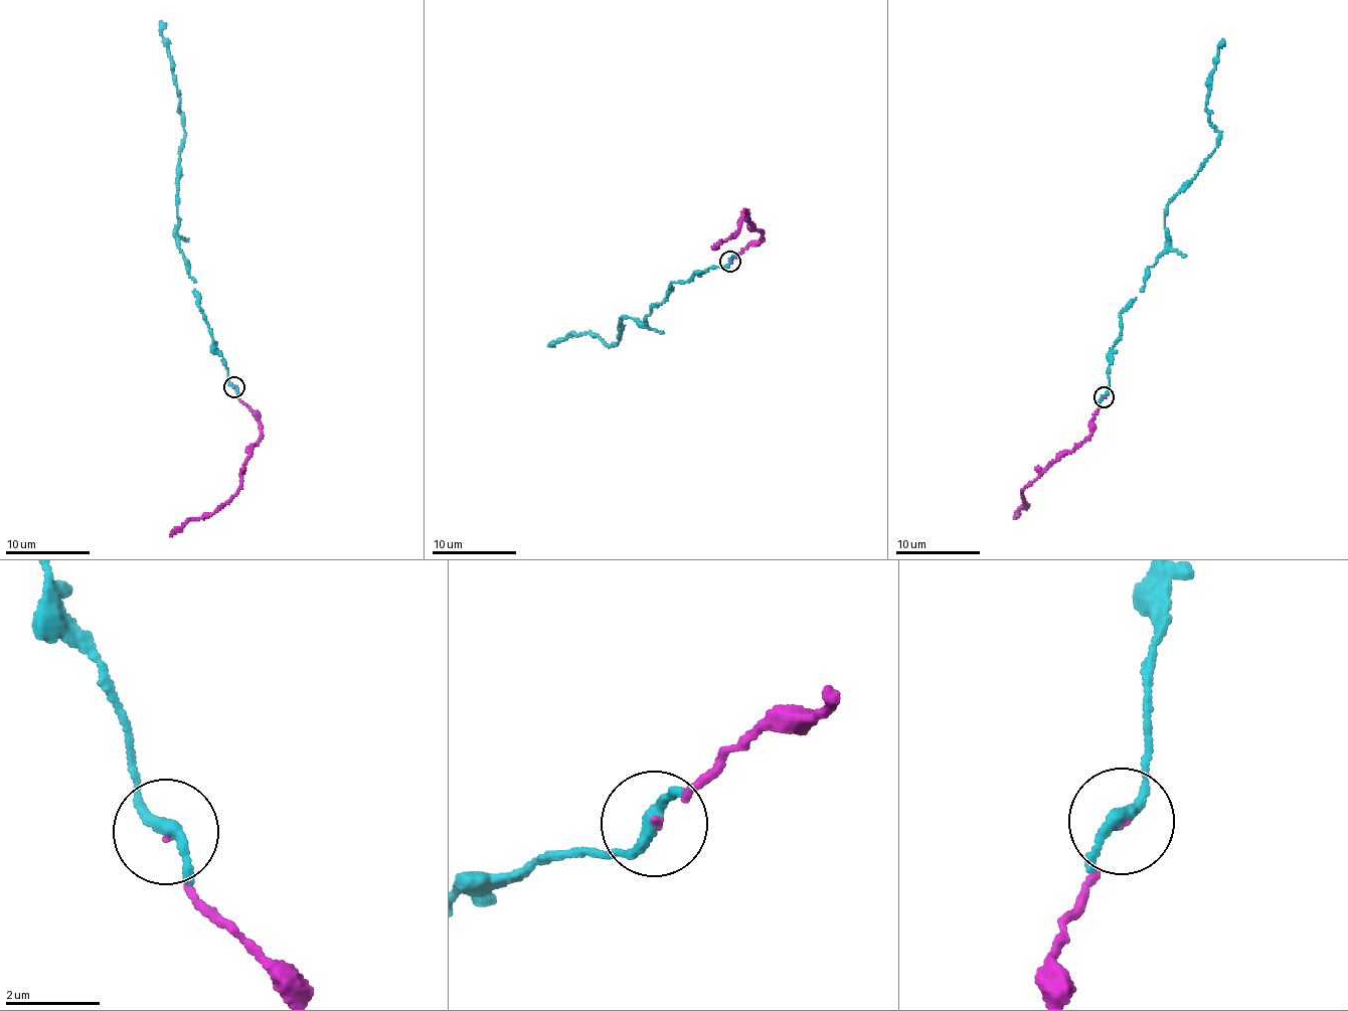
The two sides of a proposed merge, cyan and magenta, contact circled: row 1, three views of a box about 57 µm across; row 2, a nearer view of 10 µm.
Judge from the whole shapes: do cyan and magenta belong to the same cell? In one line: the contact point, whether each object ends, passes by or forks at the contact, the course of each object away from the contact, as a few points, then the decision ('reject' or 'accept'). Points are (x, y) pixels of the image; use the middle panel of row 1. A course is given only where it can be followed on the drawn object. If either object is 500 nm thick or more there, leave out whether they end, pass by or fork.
place (730, 262); cyan passes by; magenta ends; course cyan (730, 261), (671, 284), (642, 323), (619, 318), (617, 344), (584, 332), (549, 346); course magenta (730, 261), (763, 236), (745, 210), (737, 232), (712, 247); accept

